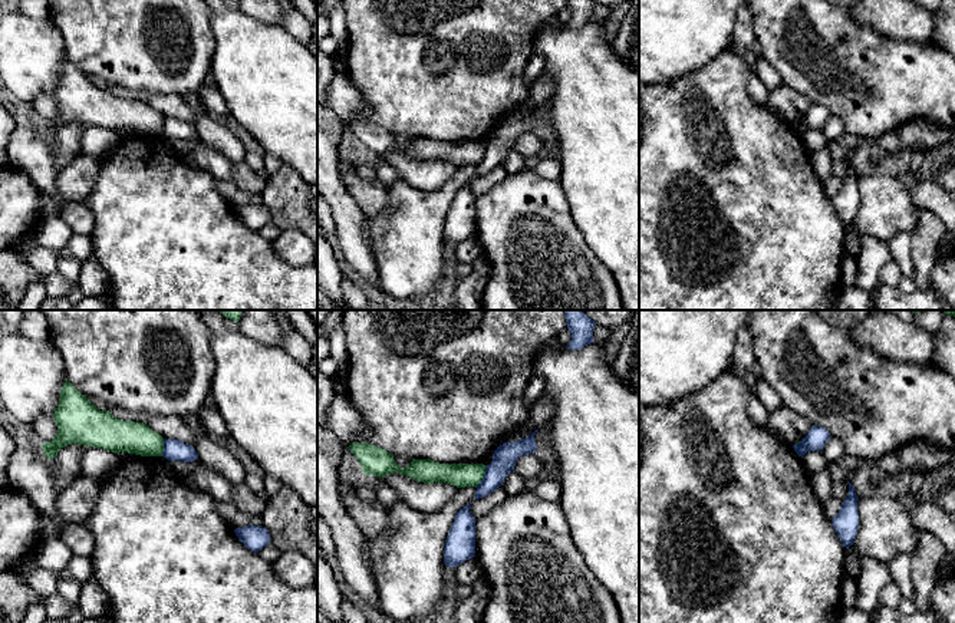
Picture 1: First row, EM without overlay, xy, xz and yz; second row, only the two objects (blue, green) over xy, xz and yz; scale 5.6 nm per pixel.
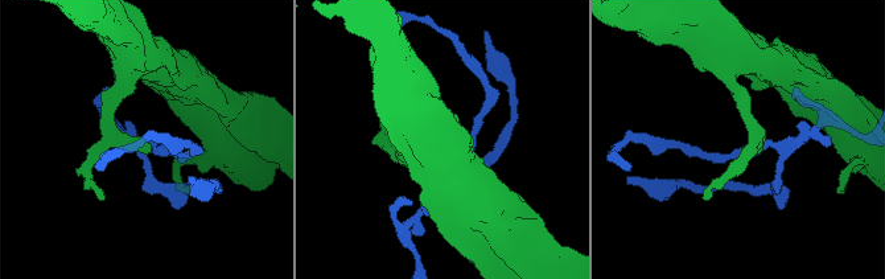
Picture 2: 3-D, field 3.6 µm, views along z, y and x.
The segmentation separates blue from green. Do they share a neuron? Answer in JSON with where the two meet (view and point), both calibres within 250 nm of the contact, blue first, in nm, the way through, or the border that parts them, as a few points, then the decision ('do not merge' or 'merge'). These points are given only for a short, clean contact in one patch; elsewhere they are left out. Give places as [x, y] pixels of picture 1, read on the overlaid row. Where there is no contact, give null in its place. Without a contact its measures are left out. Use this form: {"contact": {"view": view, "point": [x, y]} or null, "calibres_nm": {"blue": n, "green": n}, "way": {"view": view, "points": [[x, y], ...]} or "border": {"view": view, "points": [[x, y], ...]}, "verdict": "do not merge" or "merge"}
{"contact": {"view": "xz", "point": [484, 477]}, "calibres_nm": {"blue": 140, "green": 140}, "border": {"view": "xz", "points": [[486, 467], [486, 474], [476, 487]]}, "verdict": "do not merge"}

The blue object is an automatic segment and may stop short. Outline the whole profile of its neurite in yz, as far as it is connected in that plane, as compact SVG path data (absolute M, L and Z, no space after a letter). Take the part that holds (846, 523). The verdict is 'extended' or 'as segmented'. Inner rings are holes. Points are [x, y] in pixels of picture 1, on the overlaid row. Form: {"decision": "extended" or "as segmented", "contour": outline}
{"decision": "as segmented", "contour": "M849 484L849 494L842 504L839 514L831 520L831 525L834 527L837 537L843 543L846 548L853 545L854 537L859 530L859 511L857 501L859 497L854 492L854 487Z"}

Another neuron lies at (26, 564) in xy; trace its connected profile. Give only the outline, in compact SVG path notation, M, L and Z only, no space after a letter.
M29 554L26 557L23 557L13 568L11 571L22 580L26 581L27 576L36 570L37 561L36 561L36 556L34 554Z

